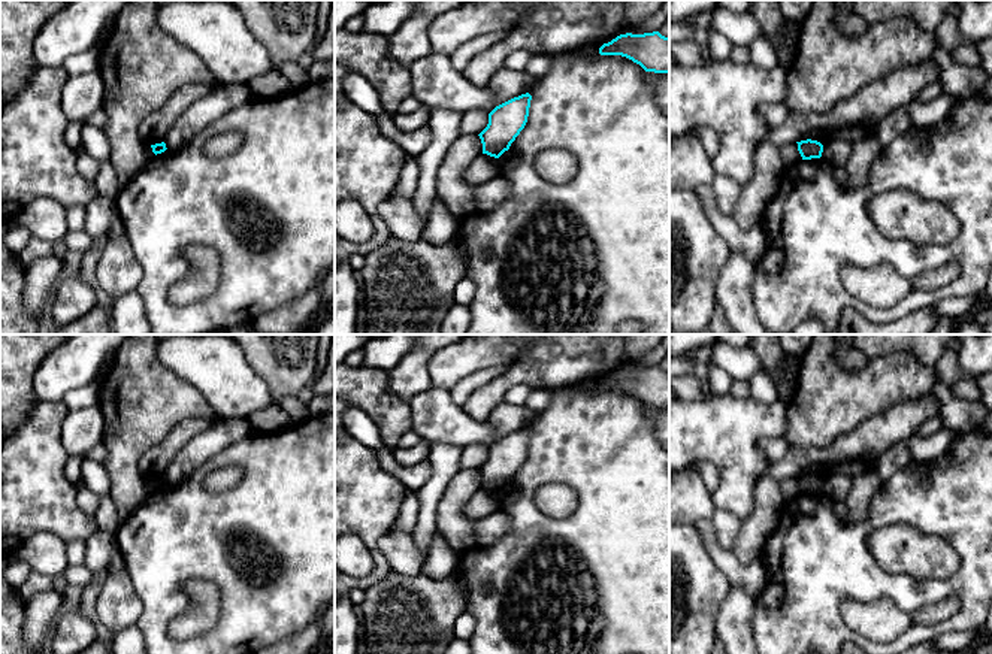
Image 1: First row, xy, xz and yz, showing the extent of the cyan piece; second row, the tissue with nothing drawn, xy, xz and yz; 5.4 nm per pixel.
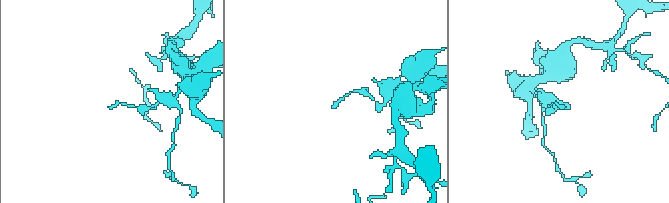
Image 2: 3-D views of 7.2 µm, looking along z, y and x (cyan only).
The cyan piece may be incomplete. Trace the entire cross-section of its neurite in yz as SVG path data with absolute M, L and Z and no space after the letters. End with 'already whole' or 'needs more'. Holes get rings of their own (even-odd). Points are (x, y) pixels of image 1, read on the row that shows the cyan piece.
M801 140L798 143L798 151L802 157L802 160L811 160L811 158L820 158L823 152L823 145L817 140Z; already whole

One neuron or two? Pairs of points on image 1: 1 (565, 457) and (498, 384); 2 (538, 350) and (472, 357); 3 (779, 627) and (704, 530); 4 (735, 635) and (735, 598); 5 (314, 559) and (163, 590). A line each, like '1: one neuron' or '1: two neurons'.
1: two neurons
2: two neurons
3: two neurons
4: one neuron
5: one neuron

